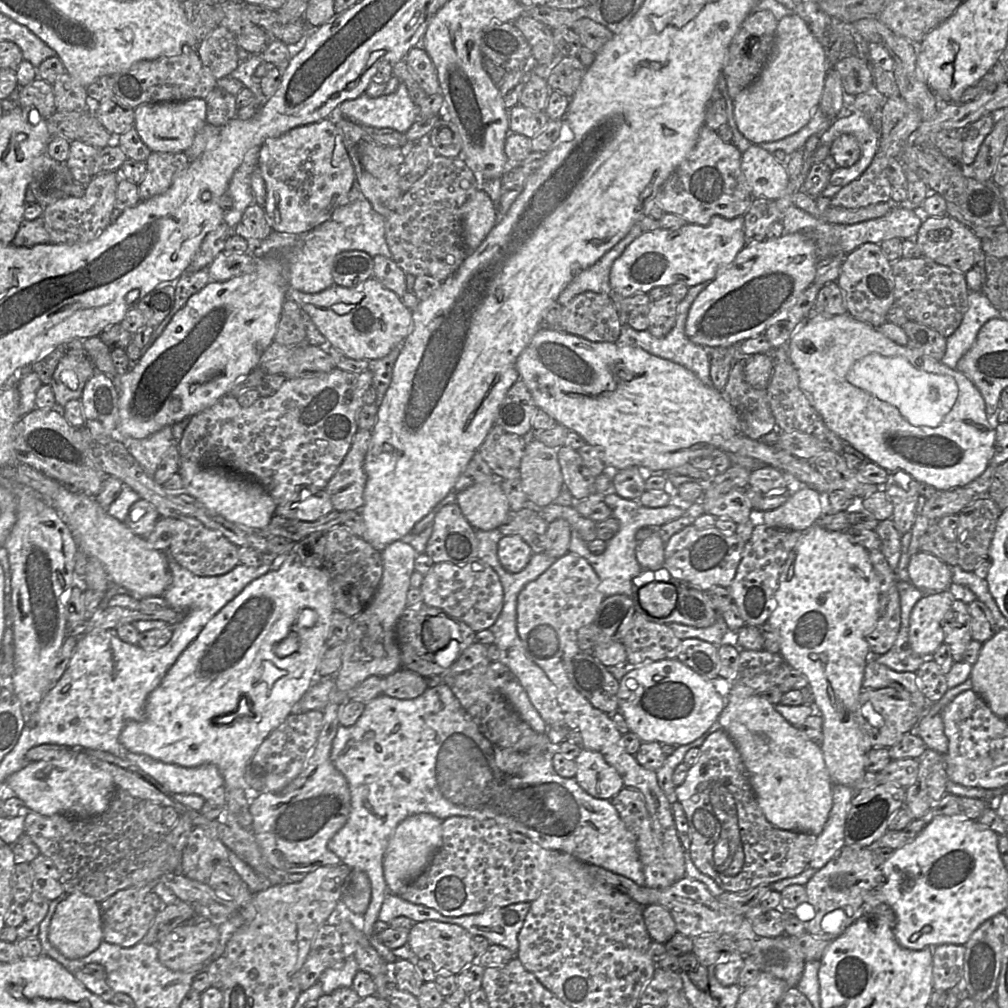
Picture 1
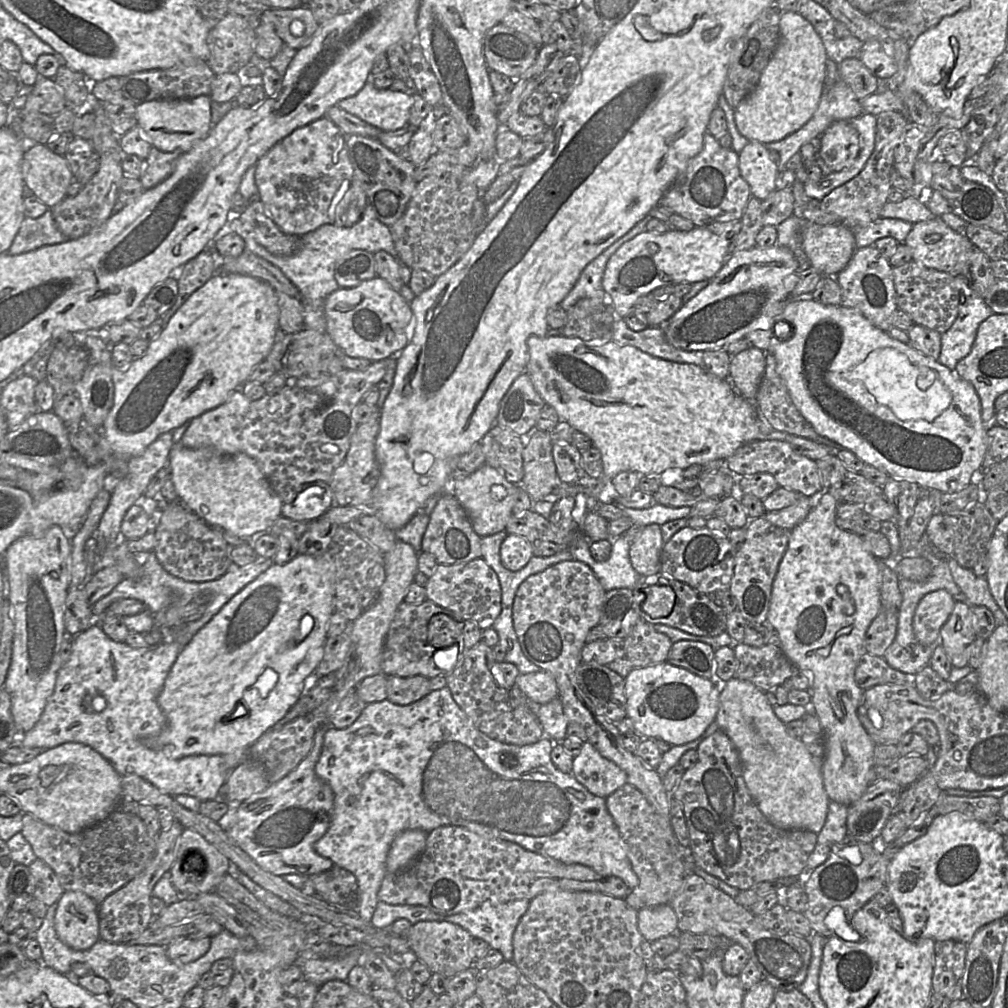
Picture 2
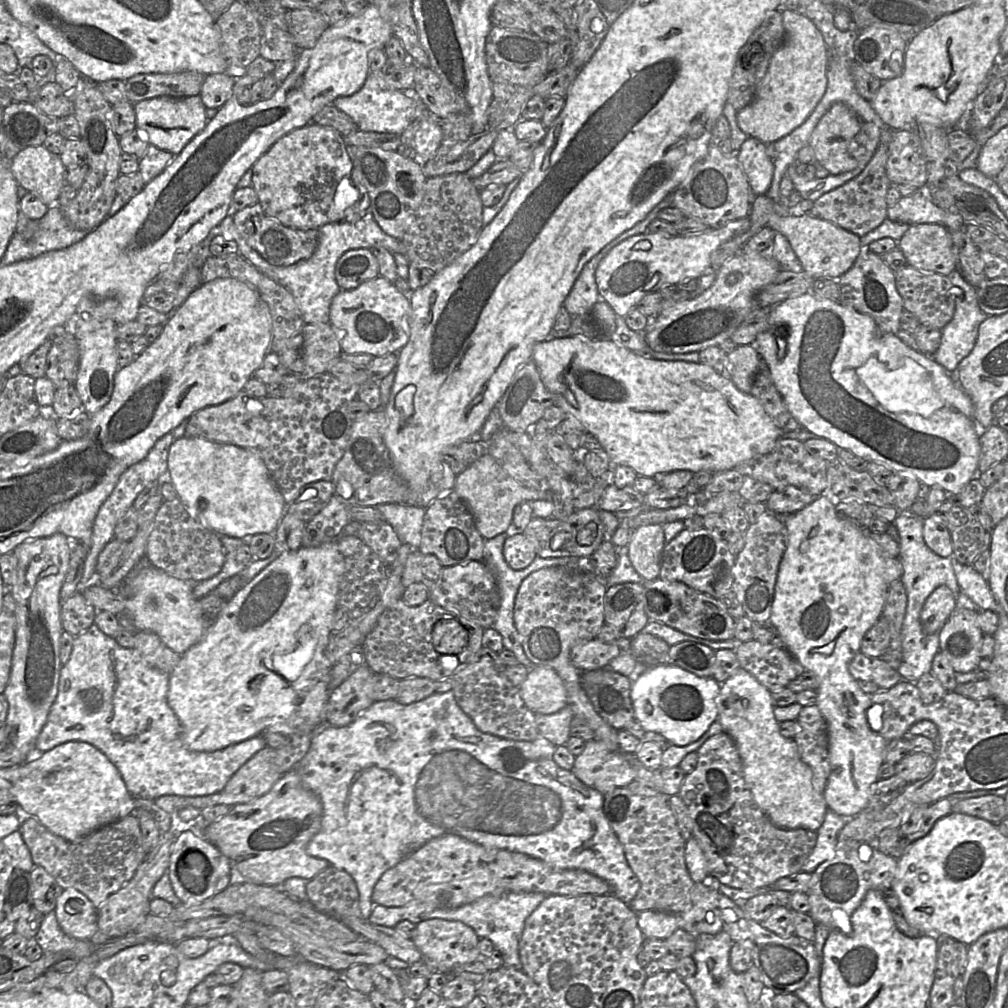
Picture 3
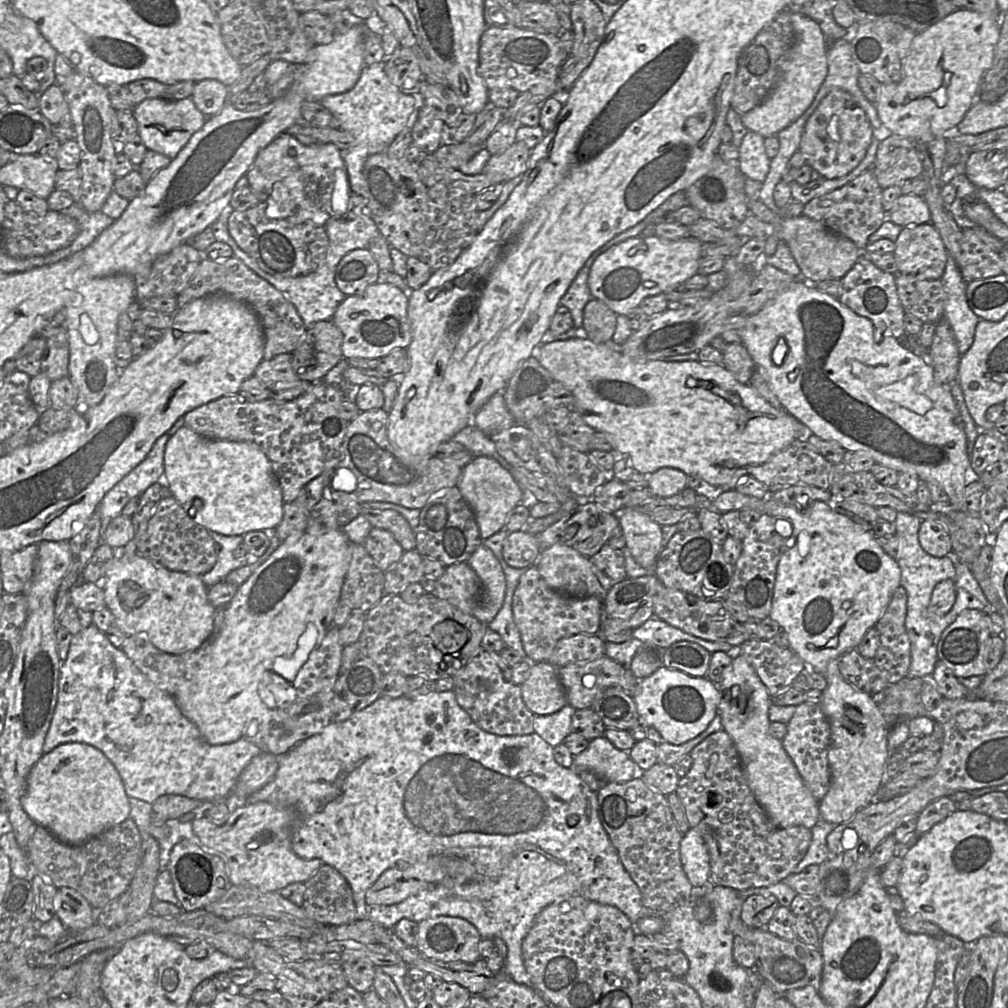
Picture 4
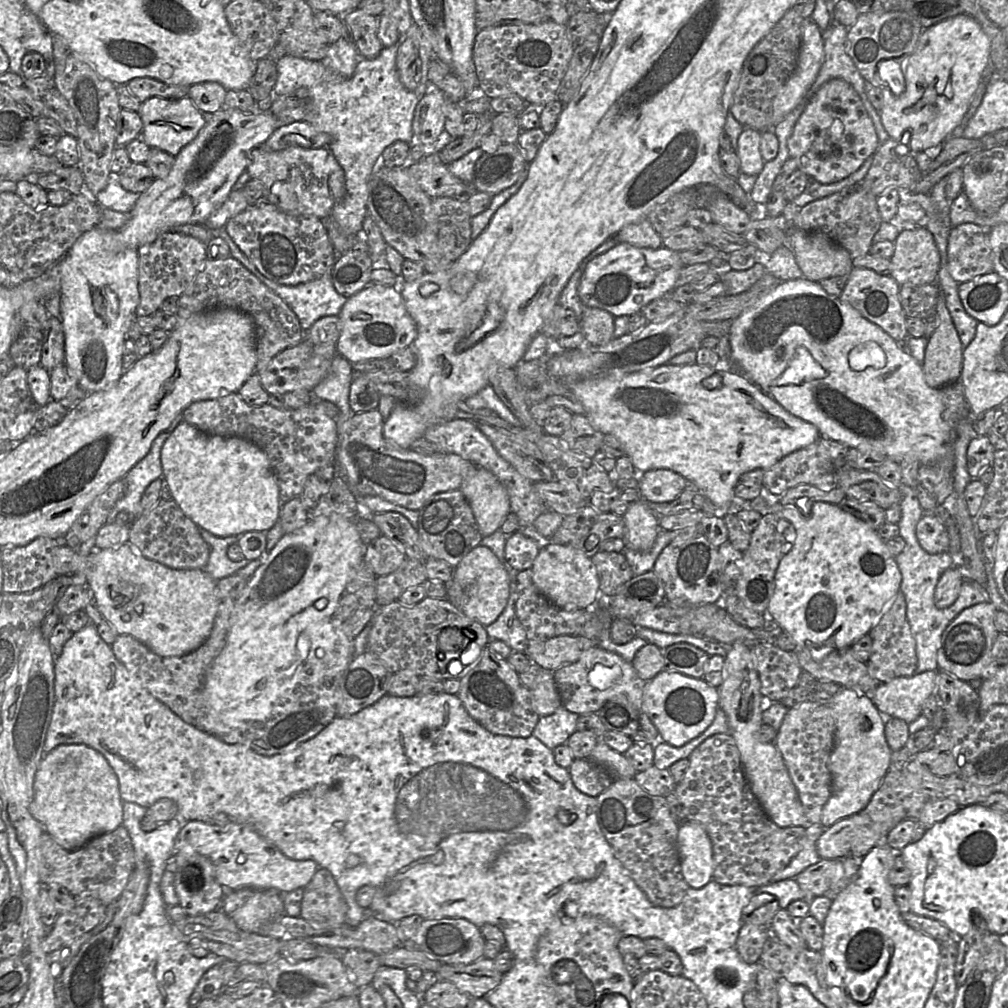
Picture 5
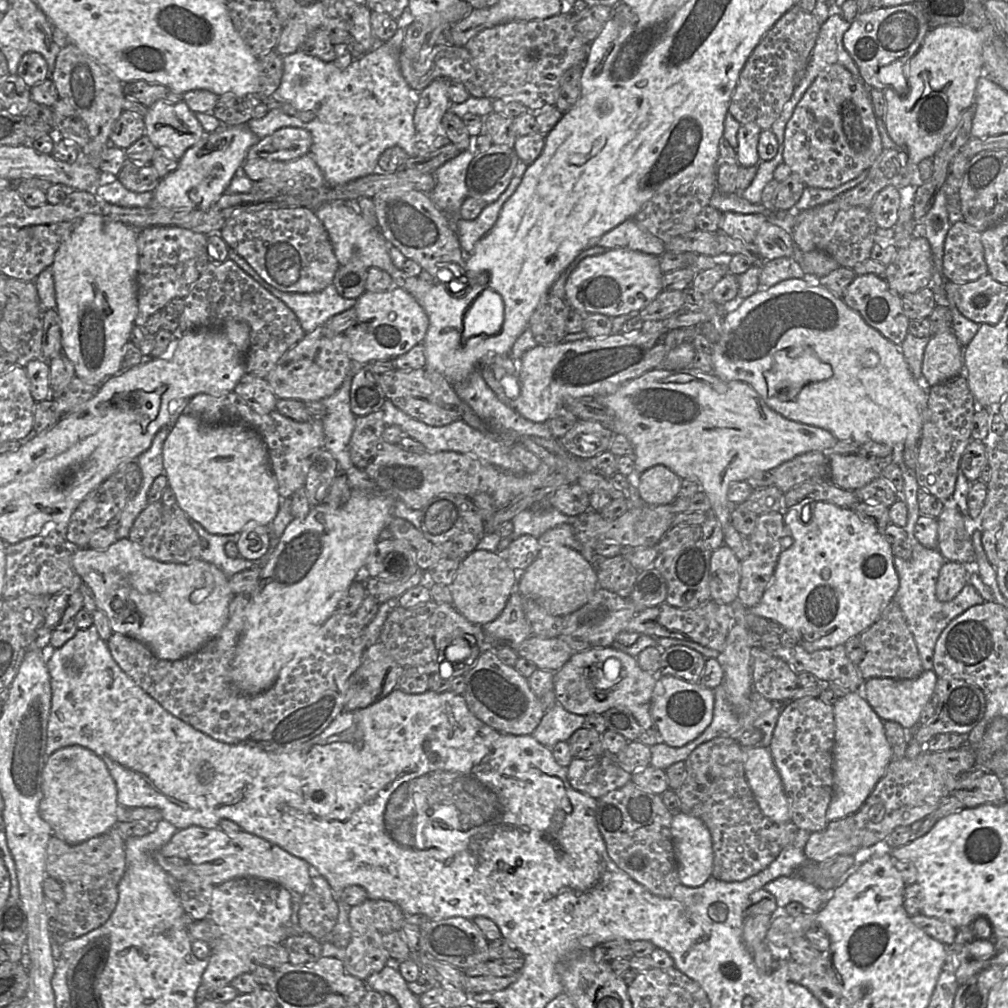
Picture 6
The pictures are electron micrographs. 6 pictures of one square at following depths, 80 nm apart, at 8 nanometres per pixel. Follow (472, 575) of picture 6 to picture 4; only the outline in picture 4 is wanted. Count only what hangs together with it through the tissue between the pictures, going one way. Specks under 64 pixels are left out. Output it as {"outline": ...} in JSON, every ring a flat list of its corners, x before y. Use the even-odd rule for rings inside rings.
{"outline":[[482,544,466,562,481,581,481,599,472,615,488,625,504,603,506,593,504,571,494,553]]}

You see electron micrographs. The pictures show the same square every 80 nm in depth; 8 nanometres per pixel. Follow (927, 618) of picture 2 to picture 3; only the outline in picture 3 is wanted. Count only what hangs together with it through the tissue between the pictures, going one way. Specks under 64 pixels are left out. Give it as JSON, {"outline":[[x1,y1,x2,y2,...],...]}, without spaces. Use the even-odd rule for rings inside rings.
{"outline":[[946,585,935,588,925,600,920,612,920,623,926,634,943,627,956,608,956,595]]}

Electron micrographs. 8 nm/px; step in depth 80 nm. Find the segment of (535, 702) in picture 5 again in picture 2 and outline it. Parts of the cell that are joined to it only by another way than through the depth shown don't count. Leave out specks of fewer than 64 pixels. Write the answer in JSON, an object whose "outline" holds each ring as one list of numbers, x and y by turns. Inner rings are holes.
{"outline":[[539,670,528,674,520,674,516,686,528,700,545,704,558,697,558,687,552,674]]}

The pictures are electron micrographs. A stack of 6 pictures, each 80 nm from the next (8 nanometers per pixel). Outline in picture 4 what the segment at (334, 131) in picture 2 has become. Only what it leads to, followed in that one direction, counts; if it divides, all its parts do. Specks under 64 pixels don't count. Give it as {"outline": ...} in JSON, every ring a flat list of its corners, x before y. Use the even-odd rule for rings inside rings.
{"outline":[[287,133,258,153,247,177,259,202,266,203,267,216,293,225,313,222,325,226,331,218,345,216,352,199,340,149,331,143,304,145]]}

